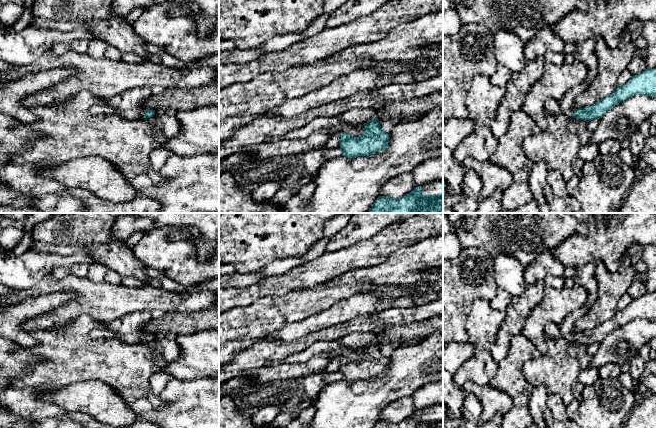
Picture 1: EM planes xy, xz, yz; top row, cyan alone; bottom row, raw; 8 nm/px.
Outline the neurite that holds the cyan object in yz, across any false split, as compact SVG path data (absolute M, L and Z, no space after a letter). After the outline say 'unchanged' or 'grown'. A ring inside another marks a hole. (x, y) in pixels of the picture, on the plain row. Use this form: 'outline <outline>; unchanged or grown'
outline M591 261L586 265L575 267L576 273L573 279L576 284L583 286L587 290L588 299L582 308L568 314L559 324L560 332L565 339L589 346L593 343L600 343L615 329L634 319L646 319L656 322L656 292L653 292L645 293L633 299L626 308L619 309L613 318L599 324L593 329L580 333L574 332L573 325L576 320L582 317L597 299L596 264L596 261Z; grown

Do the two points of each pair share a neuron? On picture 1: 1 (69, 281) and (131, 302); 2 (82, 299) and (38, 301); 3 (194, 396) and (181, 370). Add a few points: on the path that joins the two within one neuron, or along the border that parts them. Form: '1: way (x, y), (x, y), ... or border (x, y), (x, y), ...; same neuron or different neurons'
1: way (84, 289), (99, 296), (116, 298); same neuron
2: border (48, 294), (70, 292), (74, 296); different neurons
3: border (174, 377), (181, 379), (208, 378); different neurons

